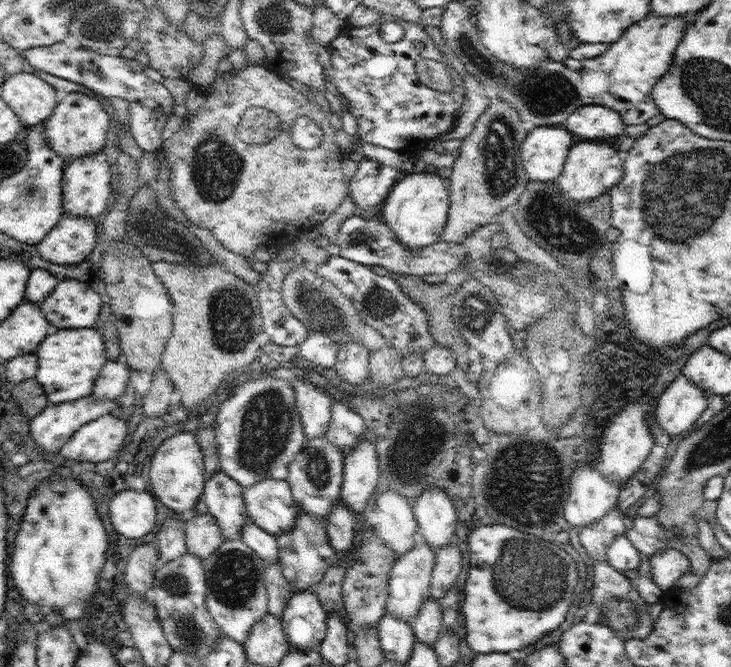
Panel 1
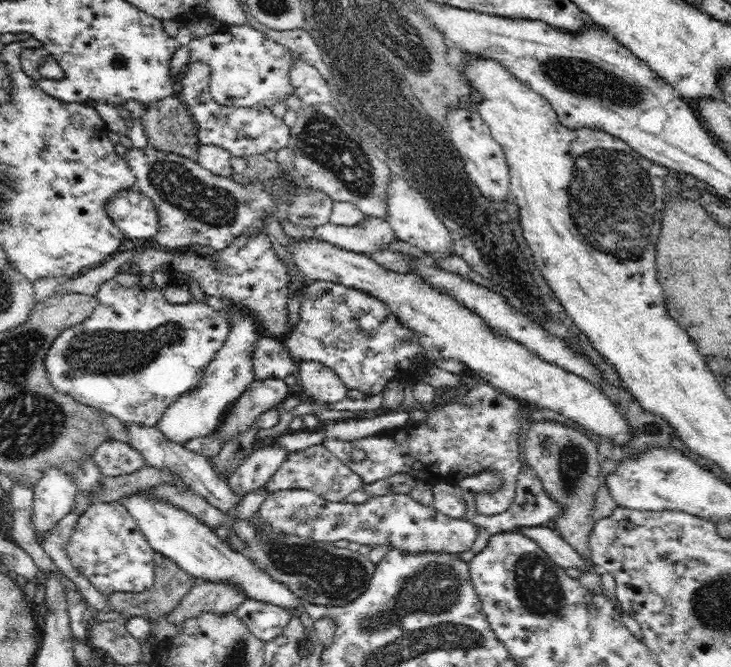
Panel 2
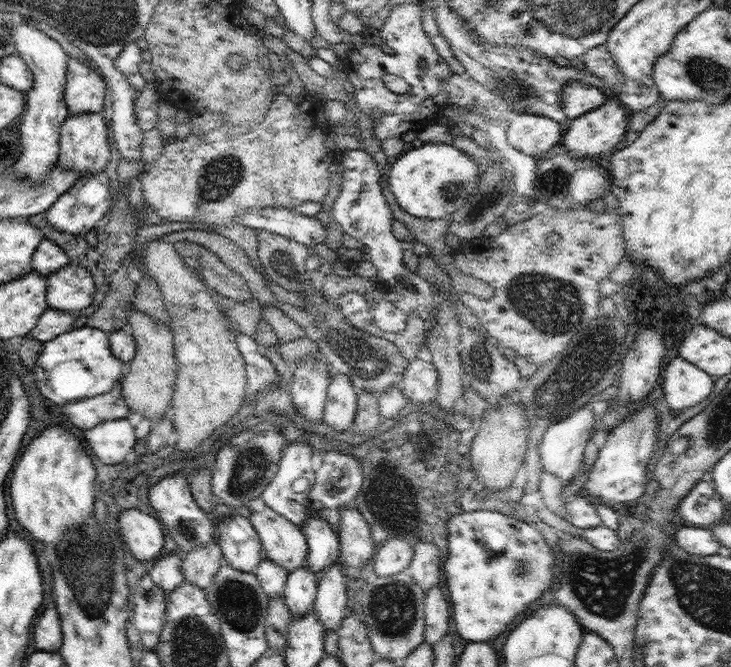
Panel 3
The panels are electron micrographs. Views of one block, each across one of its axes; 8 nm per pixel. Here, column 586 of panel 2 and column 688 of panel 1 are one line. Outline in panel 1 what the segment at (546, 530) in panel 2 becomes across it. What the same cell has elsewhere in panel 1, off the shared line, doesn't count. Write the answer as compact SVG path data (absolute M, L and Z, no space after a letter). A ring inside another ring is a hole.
M674 548L657 552L649 561L653 582L663 592L675 589L679 578L689 571L689 558Z

